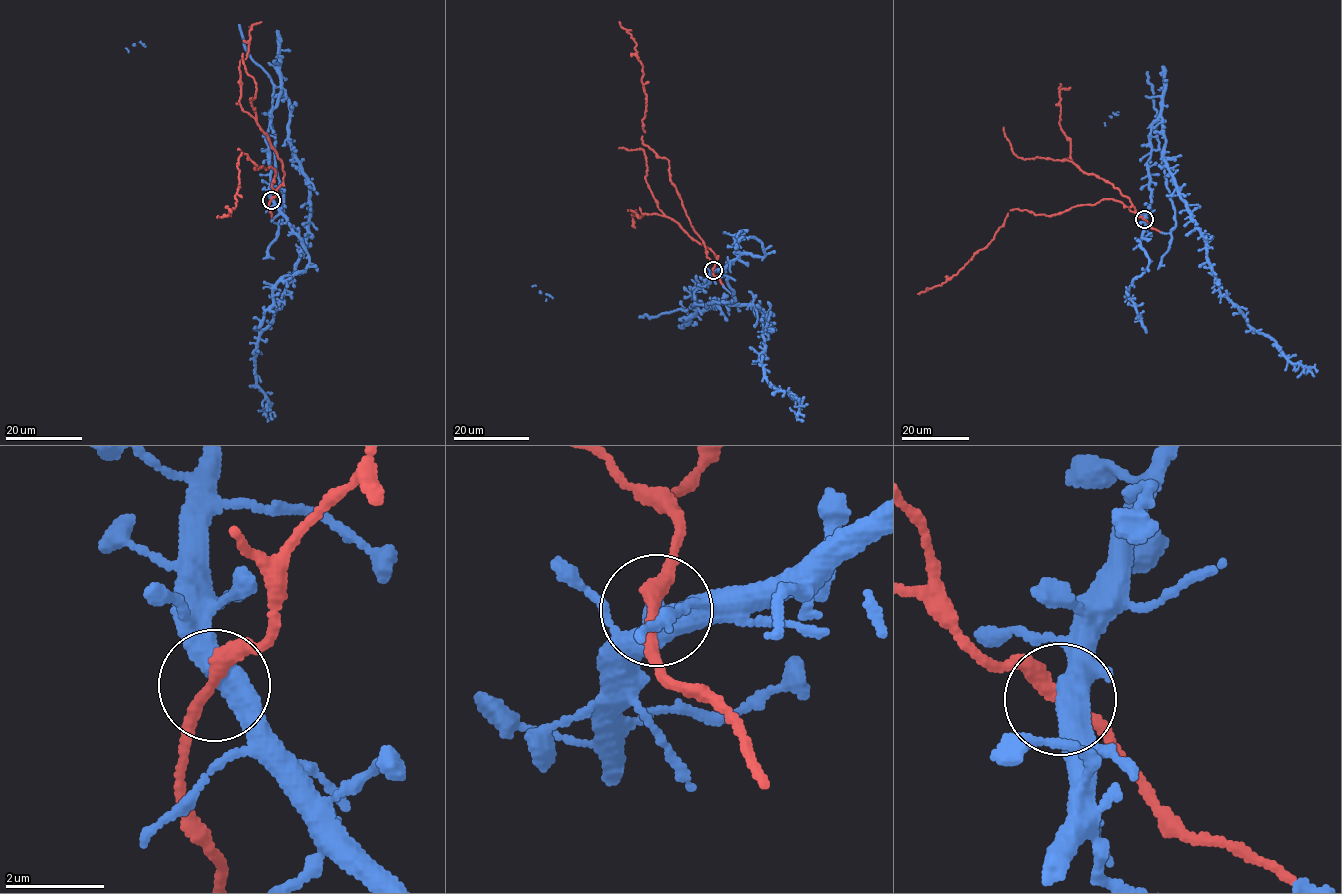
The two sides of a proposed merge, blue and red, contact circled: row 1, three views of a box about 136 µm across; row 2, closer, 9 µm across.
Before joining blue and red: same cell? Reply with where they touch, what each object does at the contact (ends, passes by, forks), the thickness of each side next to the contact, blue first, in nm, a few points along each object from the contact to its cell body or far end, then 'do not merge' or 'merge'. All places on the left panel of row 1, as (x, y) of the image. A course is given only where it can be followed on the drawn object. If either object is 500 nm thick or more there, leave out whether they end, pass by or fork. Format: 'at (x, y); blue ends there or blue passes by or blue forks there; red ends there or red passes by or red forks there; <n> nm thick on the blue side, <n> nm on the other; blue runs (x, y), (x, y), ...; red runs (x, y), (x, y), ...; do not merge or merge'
at (271, 200); blue passes by; red passes by; 480 nm thick on the blue side, 280 nm on the other; blue runs (271, 199), (267, 131), (282, 88), (309, 220), (253, 358), (267, 417); red runs (271, 200), (274, 169), (254, 169), (257, 165), (239, 149), (235, 207), (231, 216), (216, 217); merge

